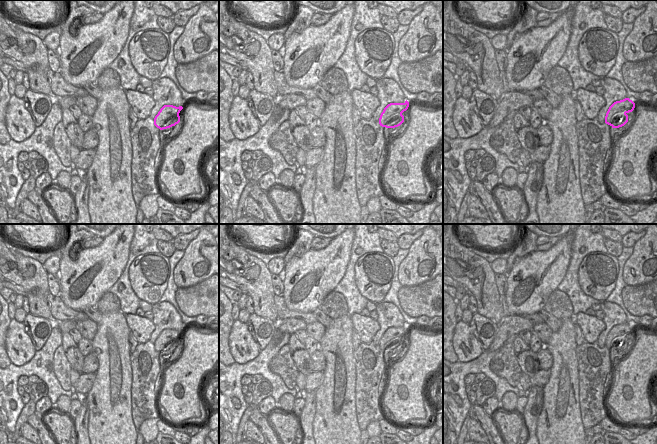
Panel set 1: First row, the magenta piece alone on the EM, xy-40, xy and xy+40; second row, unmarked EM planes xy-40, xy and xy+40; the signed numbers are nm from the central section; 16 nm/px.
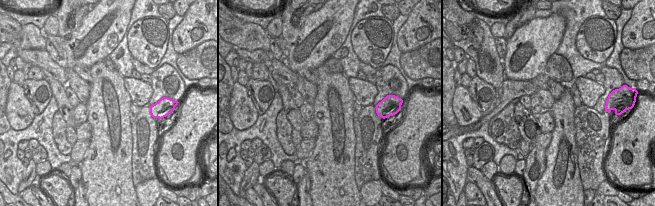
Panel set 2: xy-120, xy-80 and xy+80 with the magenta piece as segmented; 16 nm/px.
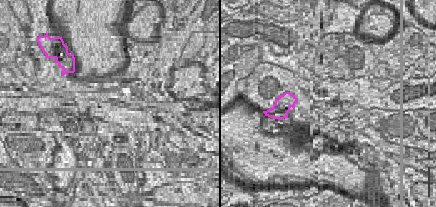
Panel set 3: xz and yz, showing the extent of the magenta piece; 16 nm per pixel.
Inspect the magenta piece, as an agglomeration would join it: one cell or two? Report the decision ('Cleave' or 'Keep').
Keep.

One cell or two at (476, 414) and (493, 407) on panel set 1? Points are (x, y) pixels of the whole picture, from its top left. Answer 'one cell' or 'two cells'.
two cells

